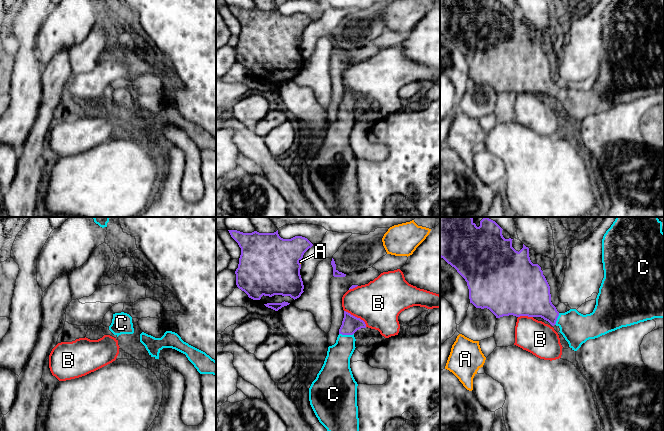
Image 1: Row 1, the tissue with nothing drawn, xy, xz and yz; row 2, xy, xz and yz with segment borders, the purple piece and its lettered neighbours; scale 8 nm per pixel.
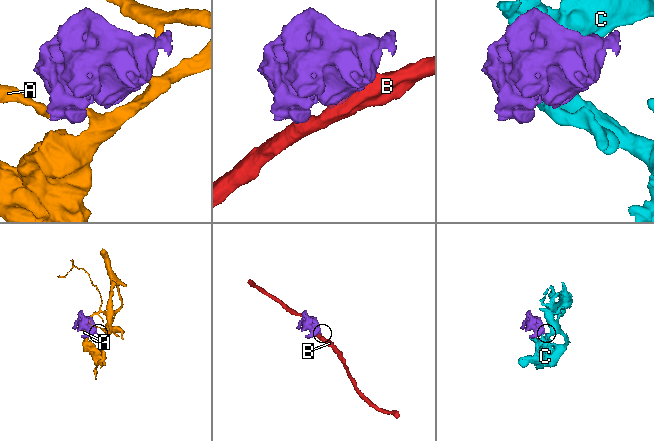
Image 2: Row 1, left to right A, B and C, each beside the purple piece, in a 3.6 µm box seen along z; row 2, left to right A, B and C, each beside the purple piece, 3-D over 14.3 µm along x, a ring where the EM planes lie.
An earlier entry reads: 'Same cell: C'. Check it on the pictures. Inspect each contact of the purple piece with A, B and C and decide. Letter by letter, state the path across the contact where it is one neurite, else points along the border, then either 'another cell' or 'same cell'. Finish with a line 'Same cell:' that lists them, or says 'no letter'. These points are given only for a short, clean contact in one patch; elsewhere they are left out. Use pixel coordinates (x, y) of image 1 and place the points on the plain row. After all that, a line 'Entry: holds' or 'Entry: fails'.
A: another cell
B: another cell
C: way xz (350, 100), (346, 110), (337, 138); same cell
Same cell: C
Entry: holds

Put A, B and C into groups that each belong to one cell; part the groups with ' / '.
A / B / C

